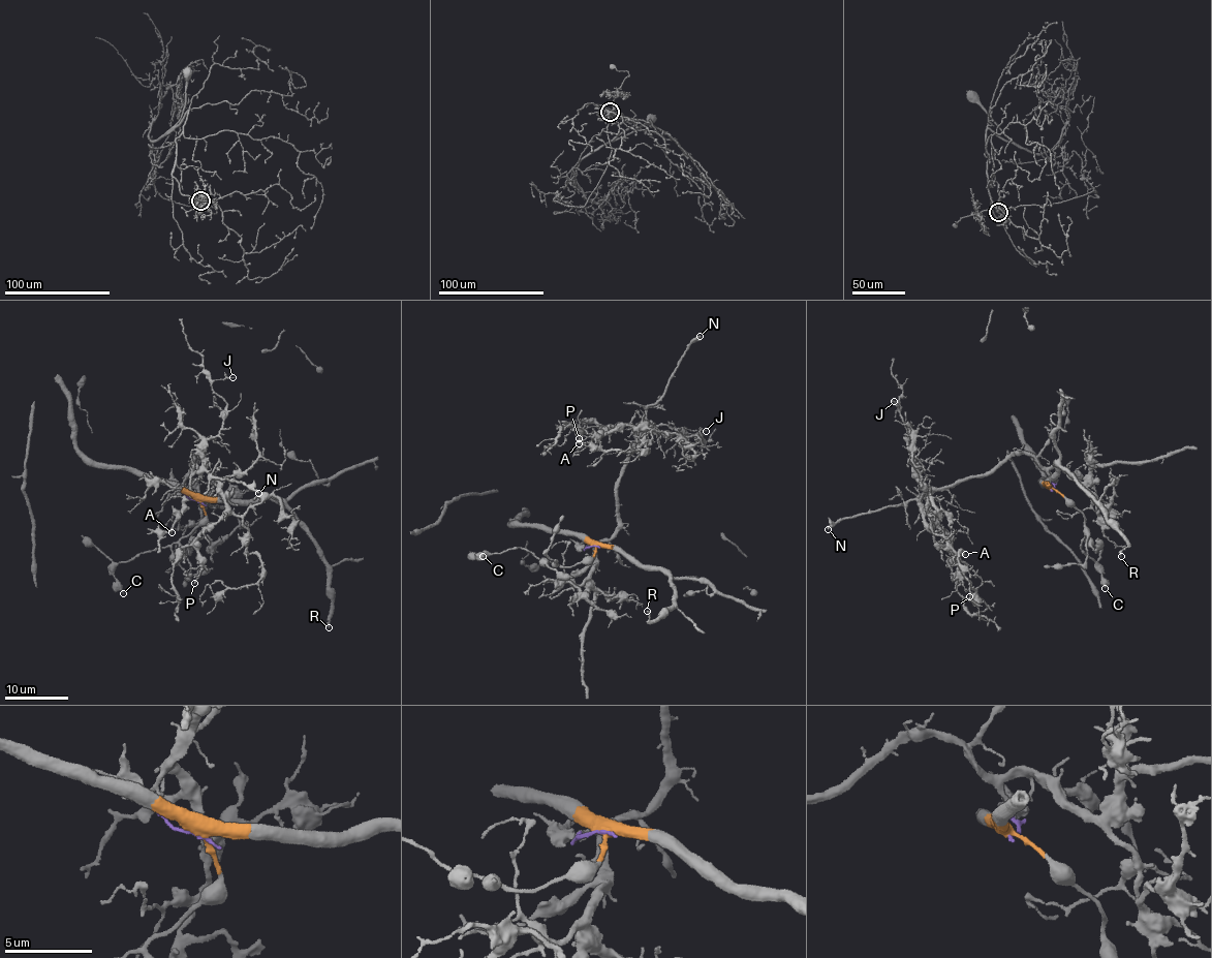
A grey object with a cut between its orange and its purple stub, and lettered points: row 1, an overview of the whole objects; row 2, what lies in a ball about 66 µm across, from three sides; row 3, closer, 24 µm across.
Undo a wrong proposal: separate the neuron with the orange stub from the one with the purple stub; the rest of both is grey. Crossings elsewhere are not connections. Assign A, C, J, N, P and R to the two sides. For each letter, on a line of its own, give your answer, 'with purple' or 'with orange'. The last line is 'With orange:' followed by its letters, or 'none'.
A: with purple
C: with orange
J: with purple
N: with purple
P: with purple
R: with orange
With orange: C, R

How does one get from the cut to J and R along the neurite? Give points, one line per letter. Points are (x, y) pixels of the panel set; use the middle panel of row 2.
J: (595, 546), (587, 547), (614, 533), (619, 476), (639, 433), (667, 425), (688, 434), (681, 428), (706, 430)
R: (595, 546), (616, 545), (669, 577), (674, 601), (650, 621), (647, 611)

